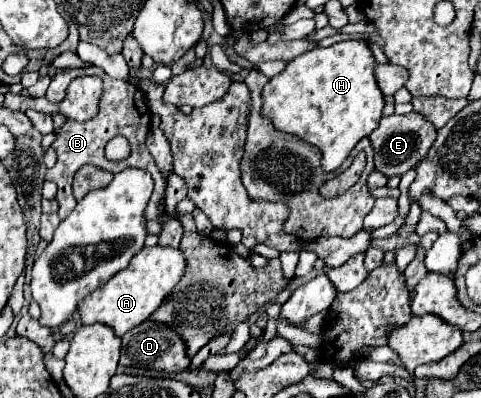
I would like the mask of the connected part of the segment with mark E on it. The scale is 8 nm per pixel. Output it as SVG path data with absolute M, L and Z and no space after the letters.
M414 111L408 115L394 113L390 117L382 117L378 129L368 139L374 147L374 169L386 177L394 177L404 175L426 157L428 149L436 139L436 127L430 125L430 121L426 121L424 117L418 117L418 113Z

